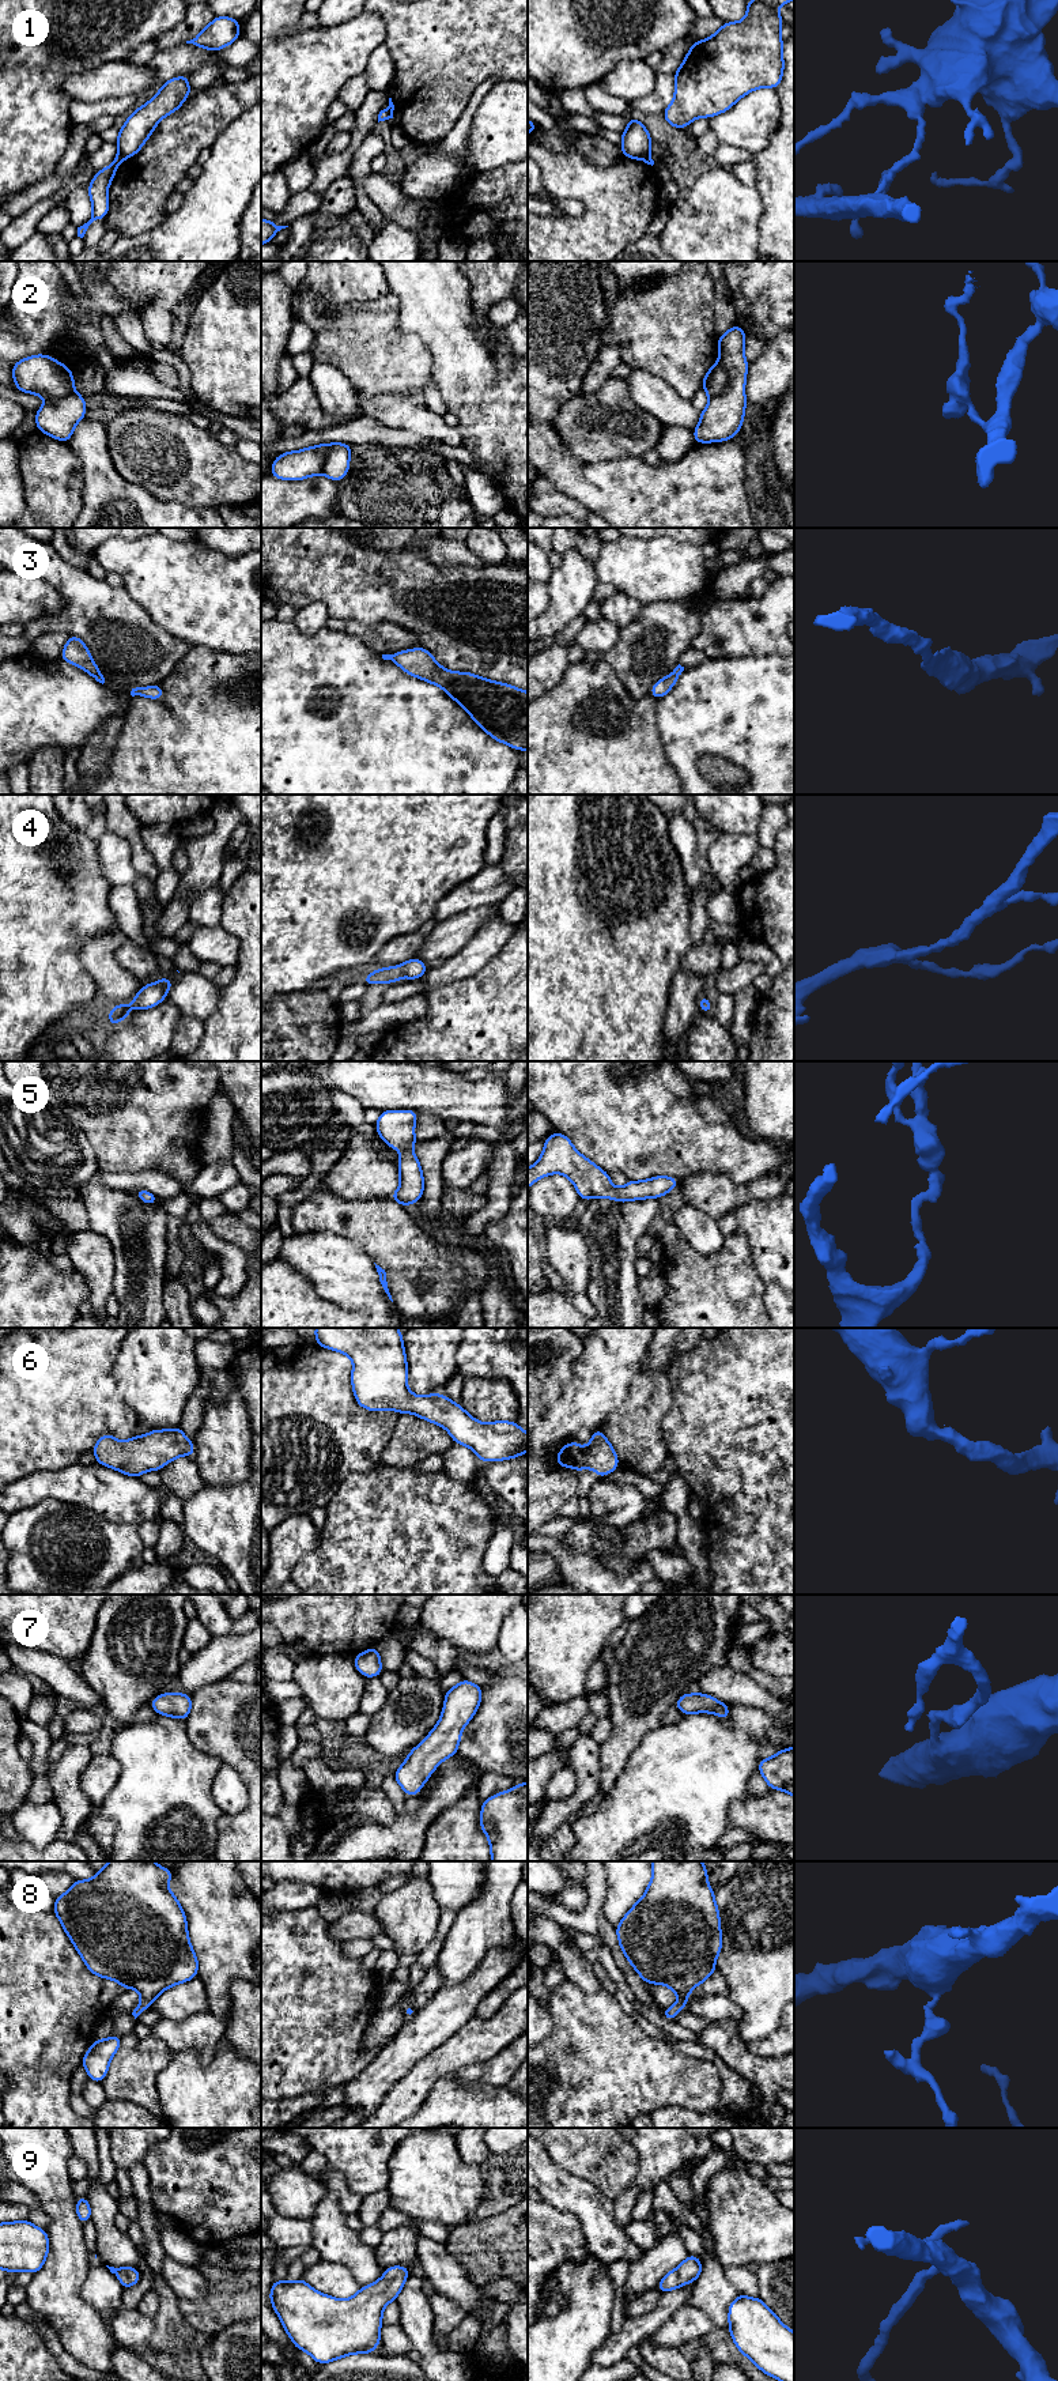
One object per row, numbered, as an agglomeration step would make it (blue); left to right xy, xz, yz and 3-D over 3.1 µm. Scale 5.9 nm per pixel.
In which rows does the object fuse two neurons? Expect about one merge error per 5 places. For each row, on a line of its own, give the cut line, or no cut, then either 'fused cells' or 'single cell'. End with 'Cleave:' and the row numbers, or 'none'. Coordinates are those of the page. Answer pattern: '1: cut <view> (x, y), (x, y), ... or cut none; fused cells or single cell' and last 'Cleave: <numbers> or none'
1: cut xy (120, 153), (125, 158); fused cells
2: cut none; single cell
3: cut none; single cell
4: cut none; single cell
5: cut none; single cell
6: cut none; single cell
7: cut none; single cell
8: cut none; single cell
9: cut none; single cell
Cleave: 1

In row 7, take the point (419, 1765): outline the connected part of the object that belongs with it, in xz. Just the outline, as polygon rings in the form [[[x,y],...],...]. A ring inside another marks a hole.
[[[465,1679],[445,1693],[438,1724],[393,1774],[407,1796],[416,1796],[438,1765],[458,1752],[461,1732],[476,1714],[480,1702],[481,1686]]]

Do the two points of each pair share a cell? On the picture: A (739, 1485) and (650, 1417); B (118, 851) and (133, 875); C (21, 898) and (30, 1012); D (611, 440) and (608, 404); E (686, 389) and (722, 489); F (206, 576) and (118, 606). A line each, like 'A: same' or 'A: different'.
A: different
B: same
C: same
D: same
E: different
F: different

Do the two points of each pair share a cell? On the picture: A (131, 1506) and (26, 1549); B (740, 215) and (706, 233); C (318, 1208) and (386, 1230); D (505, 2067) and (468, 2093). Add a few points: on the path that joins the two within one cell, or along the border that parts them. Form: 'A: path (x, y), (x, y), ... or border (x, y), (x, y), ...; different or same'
A: border (75, 1505), (90, 1508), (110, 1520), (136, 1525); different
B: path (732, 215), (726, 215), (714, 227); same
C: path (335, 1212), (346, 1212), (354, 1219), (370, 1222); same
D: border (456, 2072), (460, 2082), (503, 2087); different

